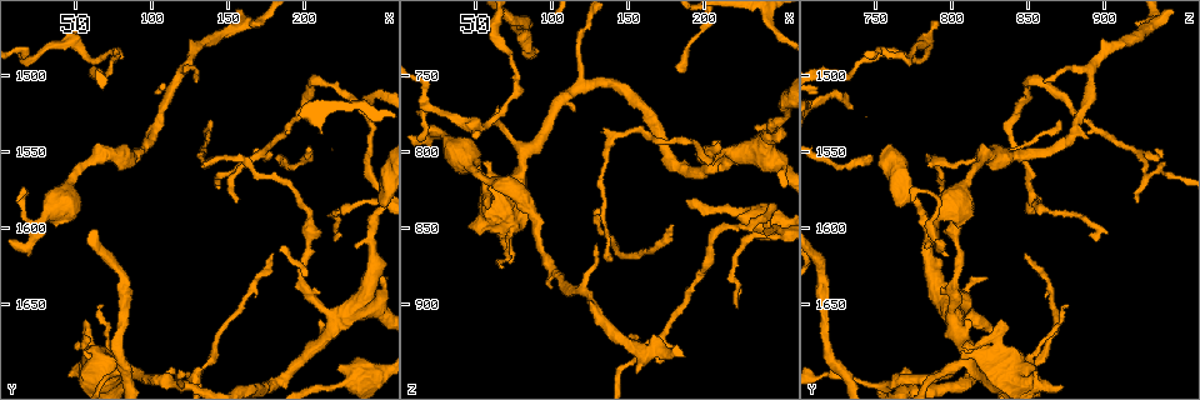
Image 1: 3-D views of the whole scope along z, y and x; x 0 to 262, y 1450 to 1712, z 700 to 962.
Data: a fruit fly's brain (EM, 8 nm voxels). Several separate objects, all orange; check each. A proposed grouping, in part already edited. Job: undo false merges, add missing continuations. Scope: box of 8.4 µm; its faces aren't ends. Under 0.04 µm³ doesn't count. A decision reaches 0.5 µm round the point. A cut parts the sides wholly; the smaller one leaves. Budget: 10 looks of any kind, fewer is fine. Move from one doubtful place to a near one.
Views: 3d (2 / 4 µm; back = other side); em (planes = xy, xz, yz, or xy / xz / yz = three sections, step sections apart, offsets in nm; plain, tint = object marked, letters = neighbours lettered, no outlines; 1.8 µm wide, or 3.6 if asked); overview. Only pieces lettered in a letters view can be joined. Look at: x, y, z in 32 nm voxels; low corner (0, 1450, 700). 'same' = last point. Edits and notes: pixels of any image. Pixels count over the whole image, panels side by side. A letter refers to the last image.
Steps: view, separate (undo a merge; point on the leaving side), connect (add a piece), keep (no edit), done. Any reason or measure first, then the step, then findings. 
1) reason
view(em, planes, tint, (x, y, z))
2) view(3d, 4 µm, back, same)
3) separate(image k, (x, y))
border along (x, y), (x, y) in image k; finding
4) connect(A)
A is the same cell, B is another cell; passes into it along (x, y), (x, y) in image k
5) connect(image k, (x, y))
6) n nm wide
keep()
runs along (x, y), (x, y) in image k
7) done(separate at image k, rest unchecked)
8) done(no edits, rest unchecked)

sharp bend
view(em, planes, letters, (208, 1502, 852))

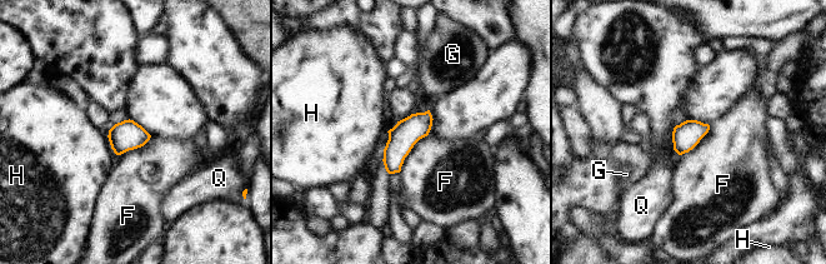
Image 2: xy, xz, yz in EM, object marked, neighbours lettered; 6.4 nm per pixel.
180 nm wide
keep()
F, G, H and Q are other cells; border along (427, 134), (414, 145), (399, 173) in image 2; continuous, no second neuron

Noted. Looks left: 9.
tapers out
view(3d, 4 µm, (222, 1604, 900))

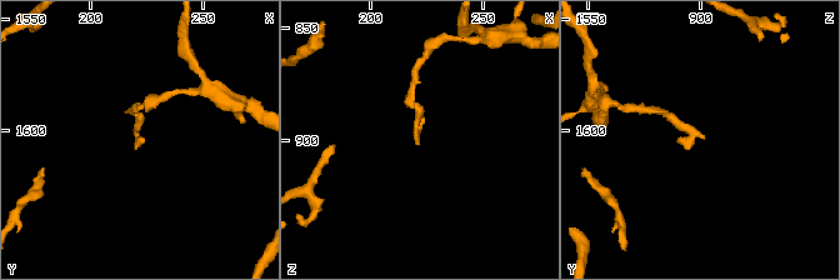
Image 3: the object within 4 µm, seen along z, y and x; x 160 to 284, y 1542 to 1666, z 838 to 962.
view(em, planes, plain, (222, 1603, 902))

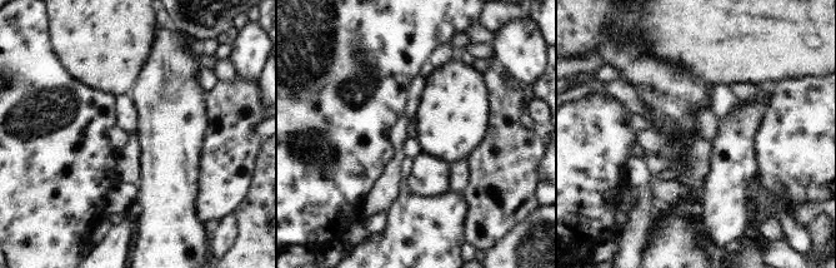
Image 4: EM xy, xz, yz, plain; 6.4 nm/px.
what lies round it
view(em, planes, letters, same)

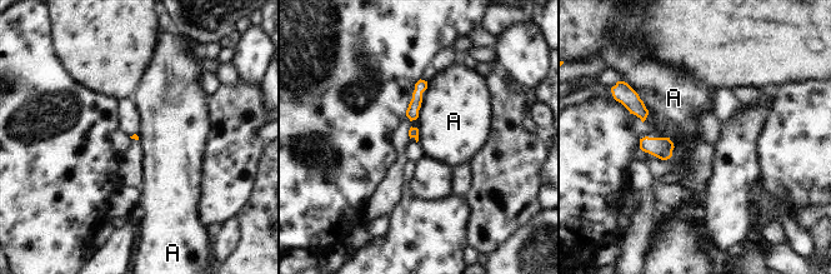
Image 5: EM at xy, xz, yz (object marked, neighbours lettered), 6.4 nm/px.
keep()
A is another cell; border along (647, 135), (666, 136), (672, 154) in image 5; none of them fits

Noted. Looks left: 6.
view(em, 3.6 µm, planes, letters, (166, 1550, 934))

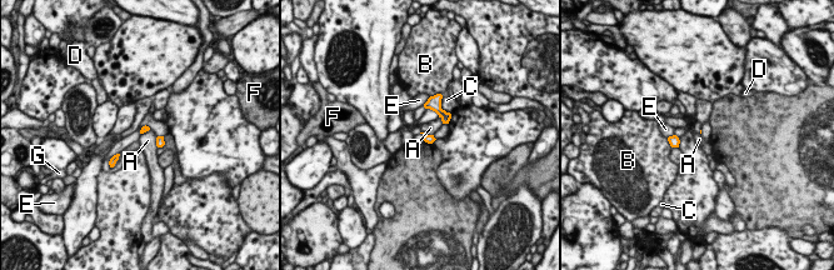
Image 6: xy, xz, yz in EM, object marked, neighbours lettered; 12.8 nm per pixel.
C touches over 260 nm
keep()
A, B, C, D, E, F and G are other cells; none of them fits

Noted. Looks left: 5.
an open end
view(3d, 4 µm, back, (50, 1678, 808))

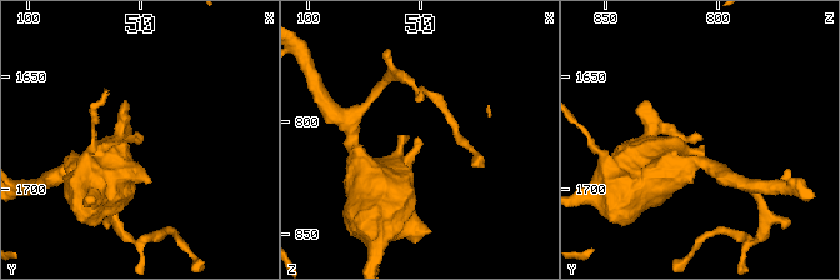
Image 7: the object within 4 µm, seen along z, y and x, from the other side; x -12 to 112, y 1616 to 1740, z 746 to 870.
now the EM
view(em, planes, letters, (50, 1679, 807))

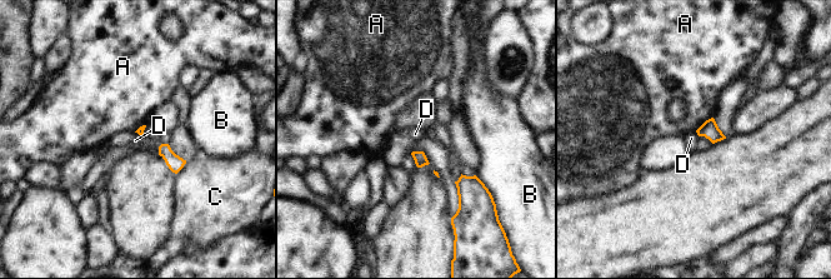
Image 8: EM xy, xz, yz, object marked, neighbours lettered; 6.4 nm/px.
keep()
A, B, C and D are other cells; border along (158, 150), (159, 154) in image 8; none of them fits

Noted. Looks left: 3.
done(no edits, rest unchecked)

